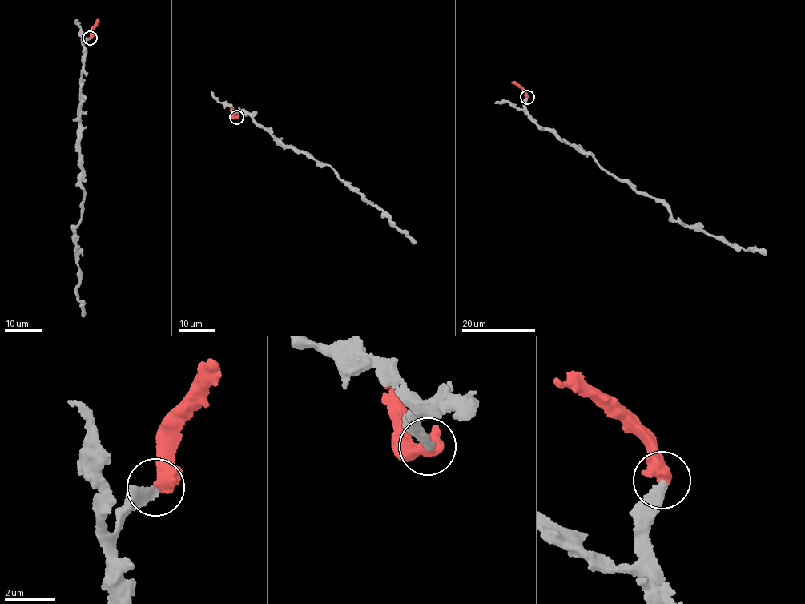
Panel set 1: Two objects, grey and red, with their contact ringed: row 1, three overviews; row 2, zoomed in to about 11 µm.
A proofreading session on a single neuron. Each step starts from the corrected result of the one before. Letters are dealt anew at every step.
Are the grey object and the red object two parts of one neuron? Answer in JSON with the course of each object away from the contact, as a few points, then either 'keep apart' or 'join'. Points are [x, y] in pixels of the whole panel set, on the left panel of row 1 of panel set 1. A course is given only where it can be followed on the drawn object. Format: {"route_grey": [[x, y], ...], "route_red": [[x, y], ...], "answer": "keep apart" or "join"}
{"route_grey": [[90, 37], [79, 78], [76, 143], [84, 197], [74, 232], [75, 288], [83, 316]], "route_red": [[90, 37], [98, 19]], "answer": "join"}

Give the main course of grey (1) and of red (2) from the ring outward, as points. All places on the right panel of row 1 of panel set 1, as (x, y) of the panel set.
1: (527, 97), (525, 112), (531, 119), (591, 155), (603, 170), (632, 189), (654, 198), (675, 220), (766, 254)
2: (527, 97), (512, 82)

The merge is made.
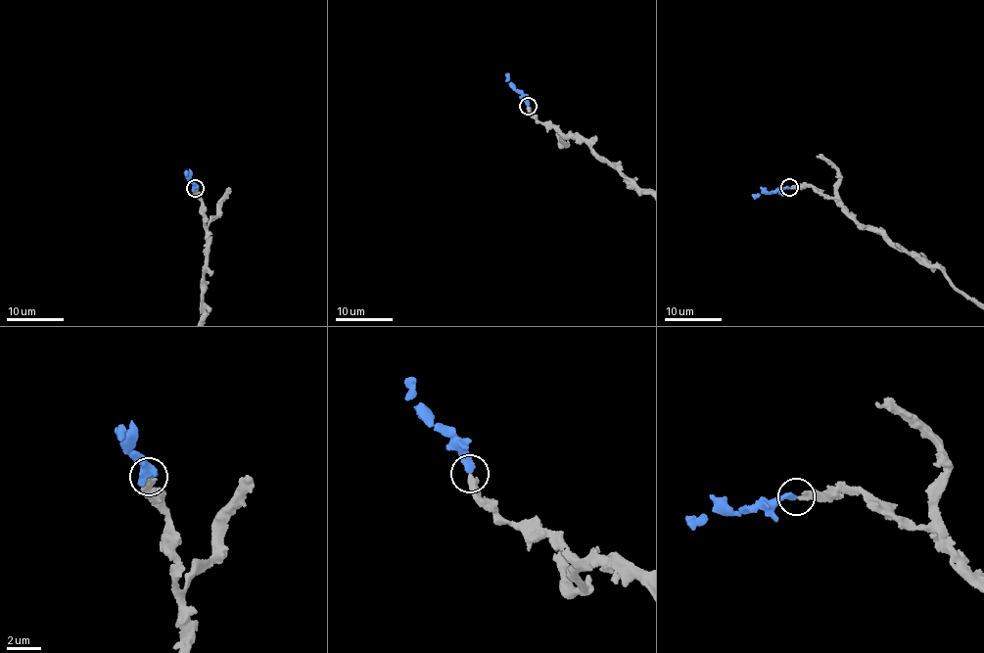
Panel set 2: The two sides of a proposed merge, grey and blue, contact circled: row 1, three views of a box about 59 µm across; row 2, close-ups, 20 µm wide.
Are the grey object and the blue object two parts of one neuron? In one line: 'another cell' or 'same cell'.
same cell

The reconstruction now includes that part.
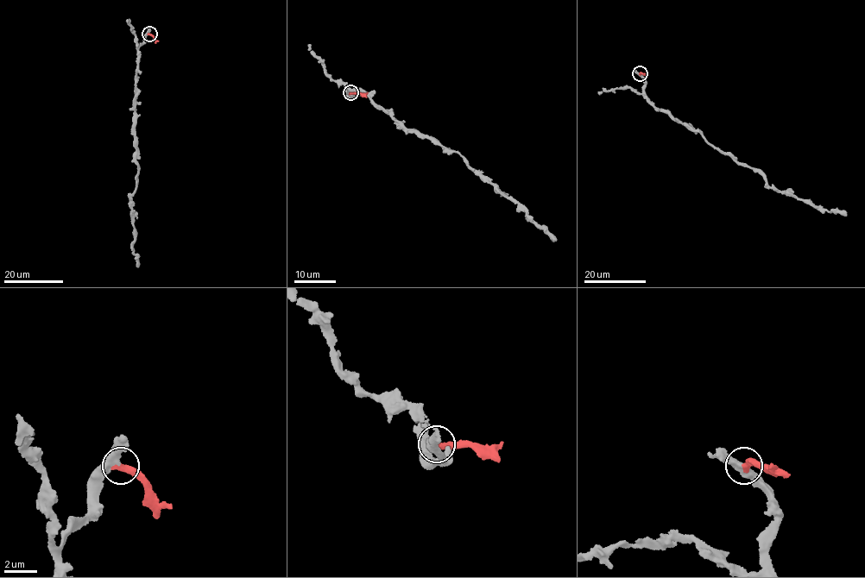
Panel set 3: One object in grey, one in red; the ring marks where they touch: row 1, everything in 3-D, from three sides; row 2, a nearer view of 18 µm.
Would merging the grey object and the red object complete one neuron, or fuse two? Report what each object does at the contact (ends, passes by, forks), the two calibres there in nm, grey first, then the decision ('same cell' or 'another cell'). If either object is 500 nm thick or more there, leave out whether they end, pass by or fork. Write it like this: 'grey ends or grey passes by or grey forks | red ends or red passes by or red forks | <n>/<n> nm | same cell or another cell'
grey passes by | red ends | 400/460 nm | same cell

